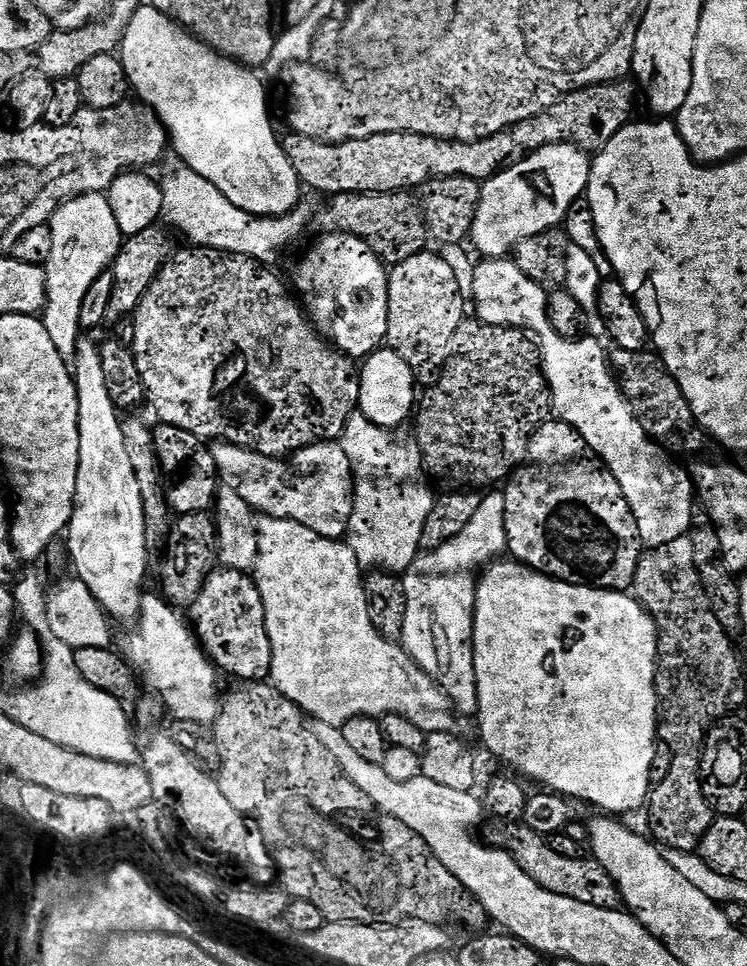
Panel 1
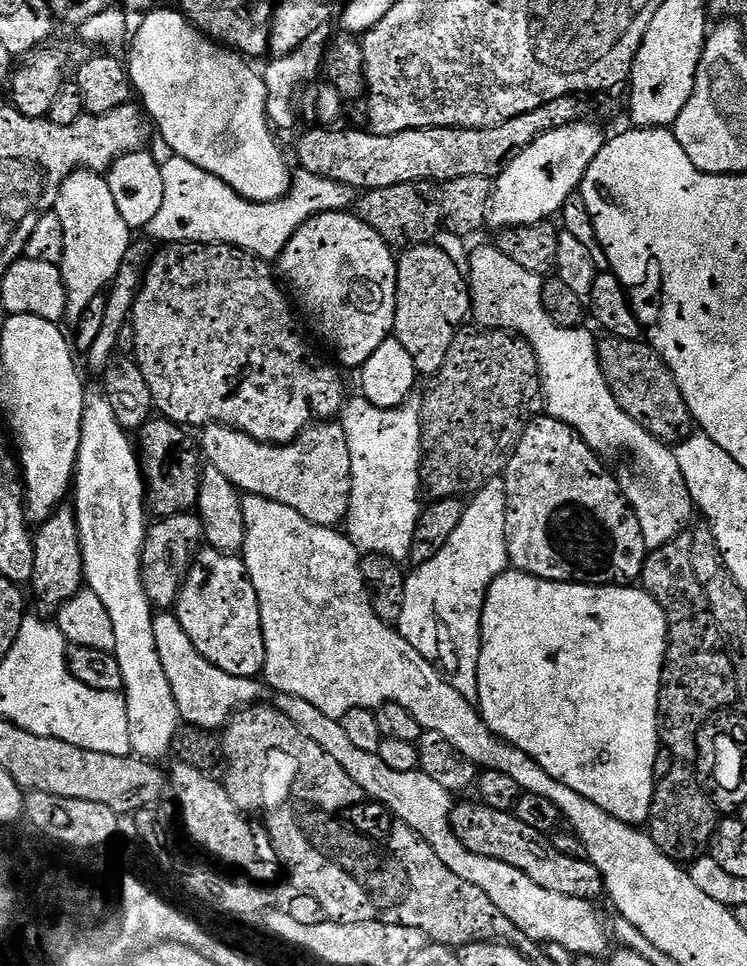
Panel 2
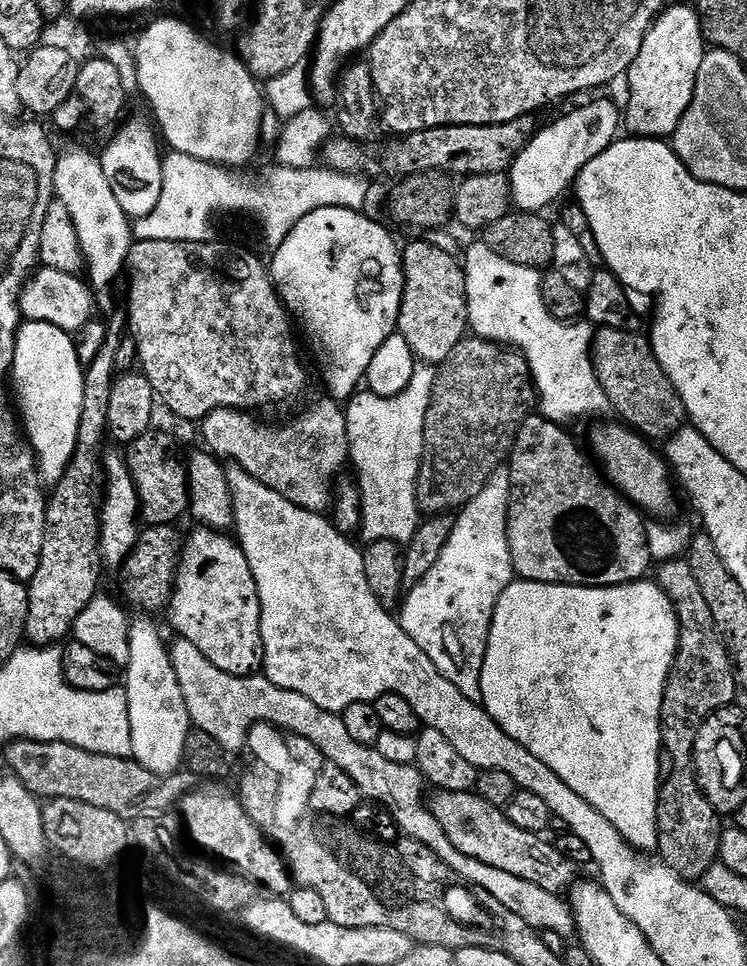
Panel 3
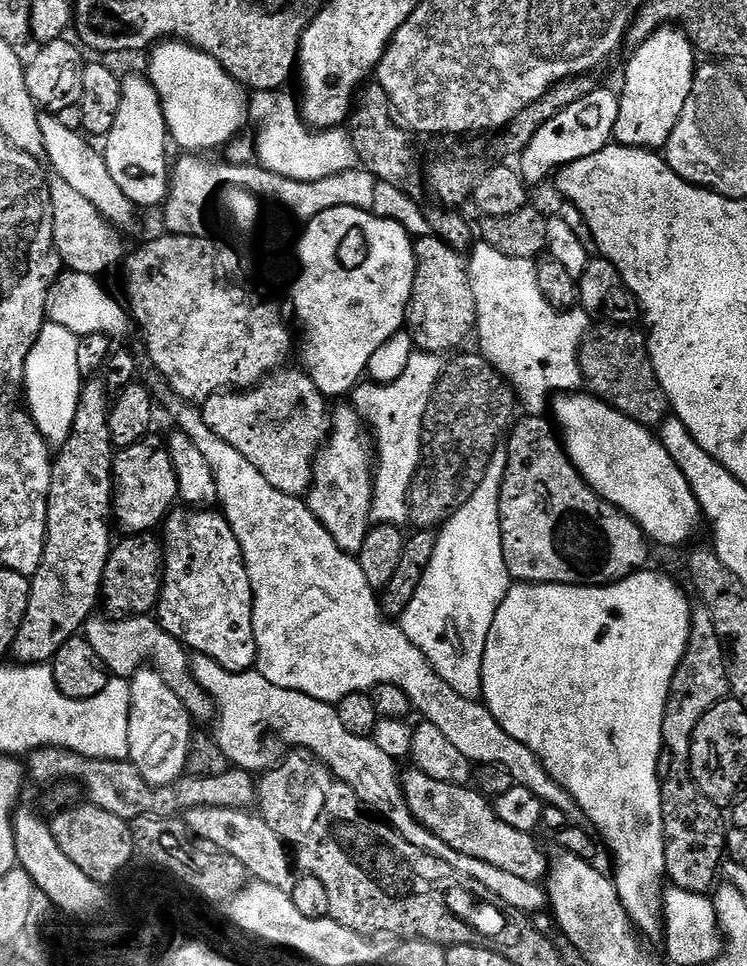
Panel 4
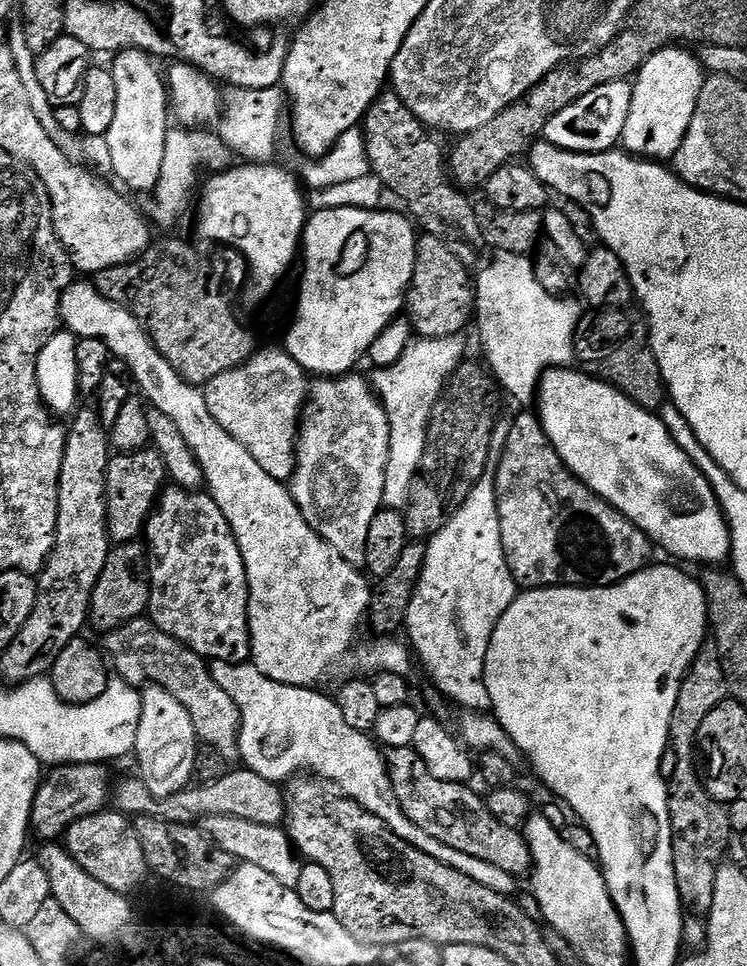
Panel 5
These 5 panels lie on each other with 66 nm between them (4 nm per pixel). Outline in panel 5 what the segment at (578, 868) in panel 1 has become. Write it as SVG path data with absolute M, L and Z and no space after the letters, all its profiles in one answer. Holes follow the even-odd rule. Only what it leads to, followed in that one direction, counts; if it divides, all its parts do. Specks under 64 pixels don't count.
M411 747L389 751L386 765L392 777L394 794L406 818L410 818L418 830L430 834L430 838L438 838L438 842L450 846L450 850L458 850L462 854L470 854L470 858L490 862L511 876L523 878L531 873L532 855L524 841L523 831L506 826L506 822L498 822L498 818L490 814L485 797L479 796L472 786L434 778L434 774L426 770L426 762L422 762L422 758L418 758Z

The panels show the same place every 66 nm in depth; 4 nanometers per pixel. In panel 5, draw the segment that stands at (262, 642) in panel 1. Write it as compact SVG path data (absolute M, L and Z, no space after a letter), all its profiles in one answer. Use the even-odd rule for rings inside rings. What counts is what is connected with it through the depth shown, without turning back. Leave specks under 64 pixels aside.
M175 486L165 487L156 505L156 509L154 509L152 515L148 517L146 525L146 547L148 550L148 574L152 582L152 597L148 603L147 615L150 617L152 623L155 624L156 627L161 628L166 634L170 634L174 637L179 644L186 645L187 648L191 648L192 651L197 652L200 656L204 657L205 661L211 662L213 660L221 660L222 662L230 662L231 664L245 663L245 661L252 655L252 643L250 642L250 630L248 629L248 583L246 582L246 566L242 562L242 554L238 550L238 542L234 538L230 522L226 522L226 514L222 514L222 510L218 510L218 502L214 502L212 497L204 490L189 490L187 488L178 488Z

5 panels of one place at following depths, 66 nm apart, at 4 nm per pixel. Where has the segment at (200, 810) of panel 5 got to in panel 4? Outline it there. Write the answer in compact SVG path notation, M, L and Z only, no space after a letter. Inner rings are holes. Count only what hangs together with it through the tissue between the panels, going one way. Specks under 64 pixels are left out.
M33 748L26 756L26 772L31 783L33 780L43 786L71 782L83 789L87 799L97 808L110 810L110 814L118 814L118 818L129 822L139 816L176 818L179 812L187 814L194 808L248 810L258 800L253 773L231 766L226 774L218 774L218 778L198 778L185 774L164 788L155 788L146 782L146 778L142 778L142 774L138 774L128 760L95 760L65 748Z

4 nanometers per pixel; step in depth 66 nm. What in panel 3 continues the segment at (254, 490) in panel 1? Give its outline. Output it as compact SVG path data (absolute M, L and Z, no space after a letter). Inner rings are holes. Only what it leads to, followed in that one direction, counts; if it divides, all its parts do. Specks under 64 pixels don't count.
M324 398L321 404L305 410L301 416L293 418L289 424L284 424L277 430L276 436L268 424L255 420L253 413L239 408L216 408L202 421L204 427L204 440L207 451L221 461L231 462L235 467L246 470L250 474L270 488L282 494L294 506L302 506L311 512L323 513L329 507L334 496L334 485L337 483L336 475L343 464L350 460L348 450L348 417L345 409L337 401Z

